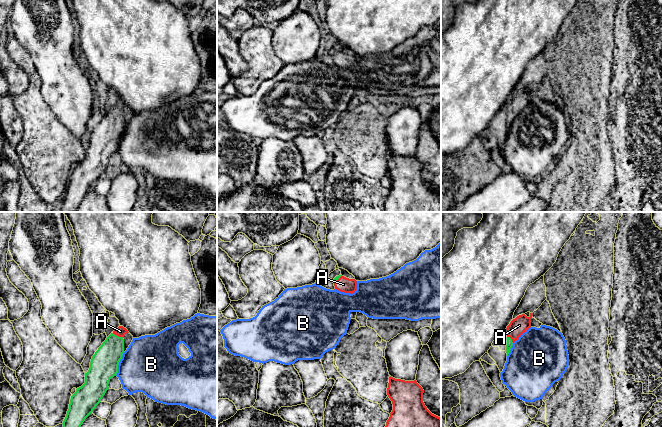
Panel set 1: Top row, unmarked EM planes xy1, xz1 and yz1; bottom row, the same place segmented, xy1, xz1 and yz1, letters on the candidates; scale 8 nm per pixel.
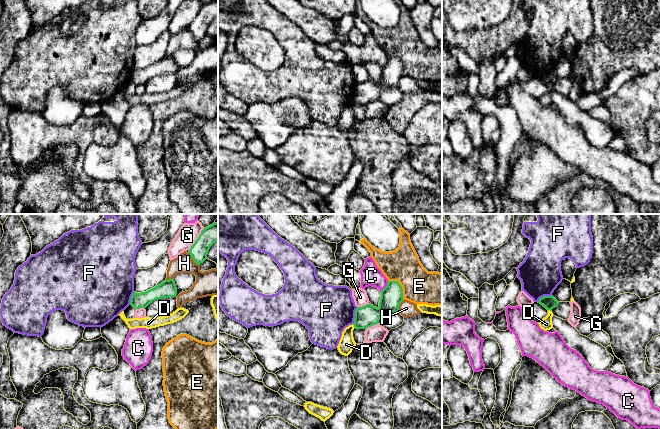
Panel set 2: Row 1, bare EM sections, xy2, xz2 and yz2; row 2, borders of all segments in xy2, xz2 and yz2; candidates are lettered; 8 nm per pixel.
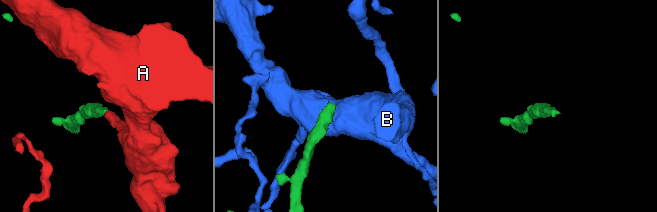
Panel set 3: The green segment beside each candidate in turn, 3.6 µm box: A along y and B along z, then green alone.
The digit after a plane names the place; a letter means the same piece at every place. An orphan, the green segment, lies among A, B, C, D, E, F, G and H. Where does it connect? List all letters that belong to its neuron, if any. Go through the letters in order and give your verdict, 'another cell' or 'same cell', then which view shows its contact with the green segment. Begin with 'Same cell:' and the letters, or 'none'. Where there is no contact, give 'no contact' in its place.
Same cell: A
A: same cell | xy1
B: another cell | xy1
C: another cell | xz2
D: another cell | xz2
E: another cell | xz2
F: another cell | xz2
G: another cell | xy2
H: another cell | xy2

